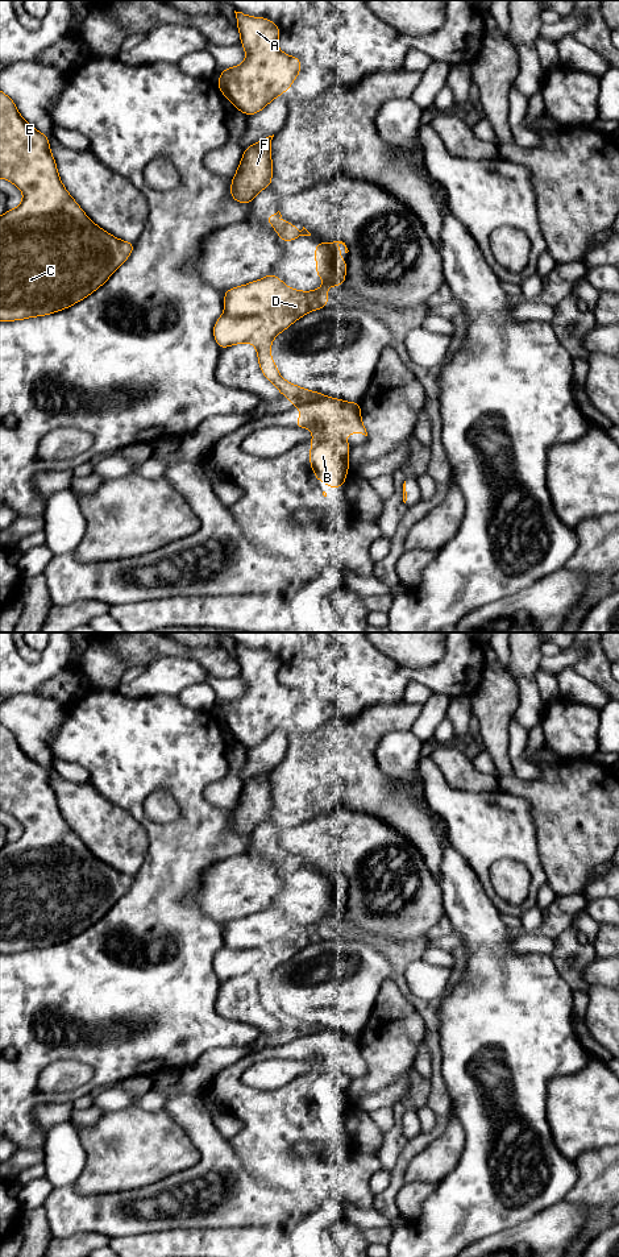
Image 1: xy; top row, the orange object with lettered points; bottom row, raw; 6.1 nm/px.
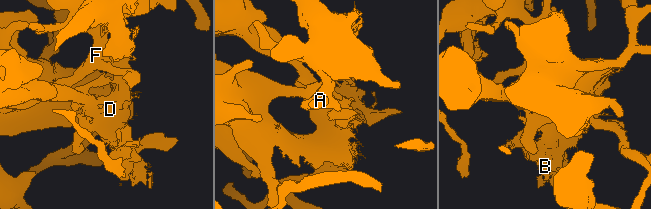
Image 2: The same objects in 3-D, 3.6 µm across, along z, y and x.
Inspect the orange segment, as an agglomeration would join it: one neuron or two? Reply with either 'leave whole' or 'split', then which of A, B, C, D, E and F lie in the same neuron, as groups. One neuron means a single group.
split | A C D E F / B

